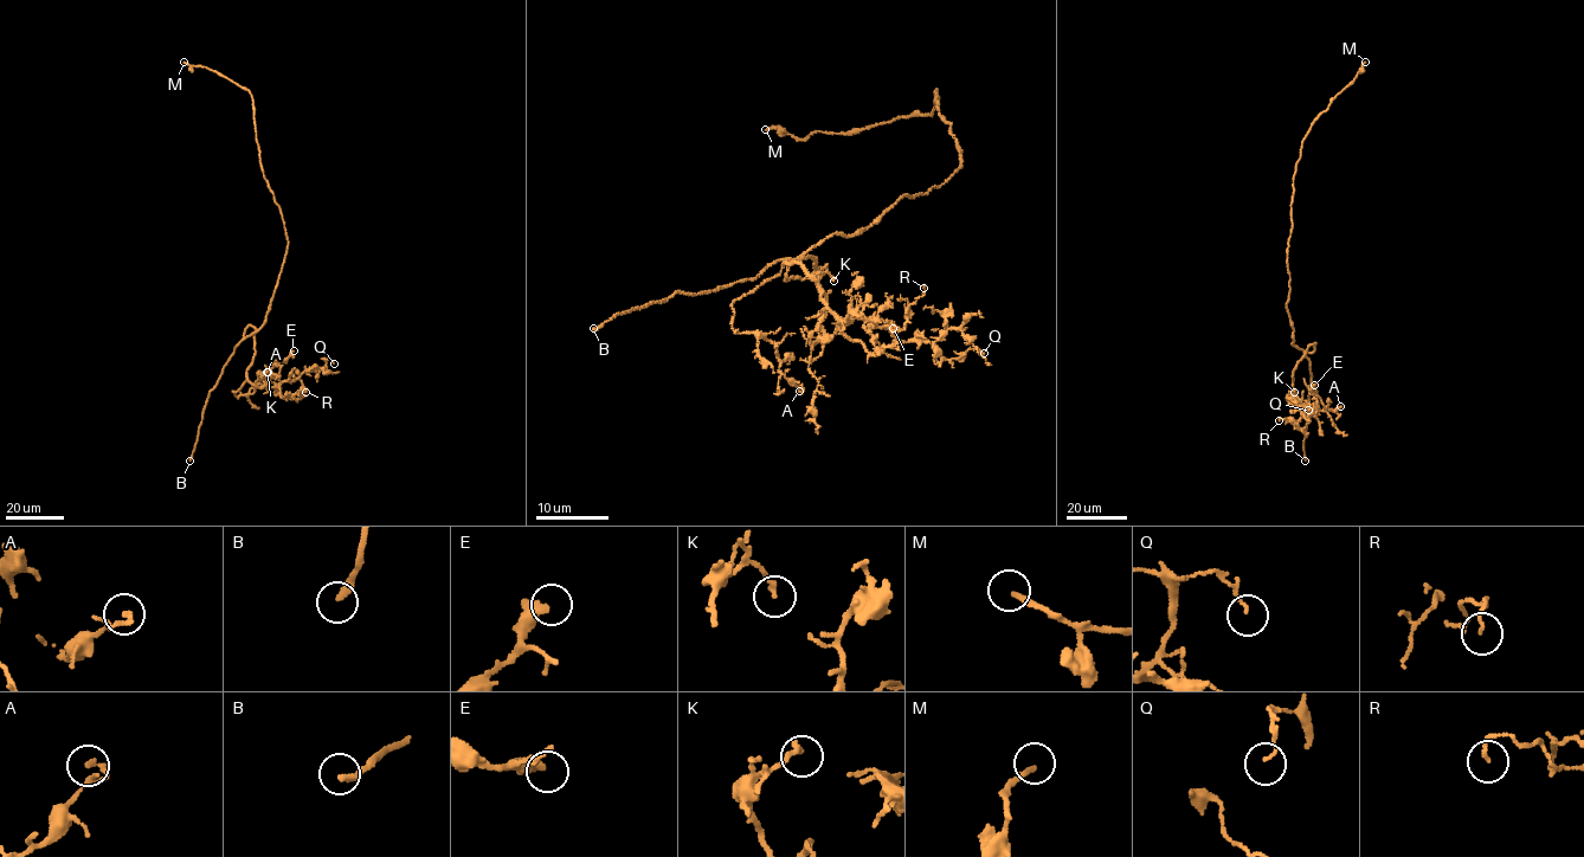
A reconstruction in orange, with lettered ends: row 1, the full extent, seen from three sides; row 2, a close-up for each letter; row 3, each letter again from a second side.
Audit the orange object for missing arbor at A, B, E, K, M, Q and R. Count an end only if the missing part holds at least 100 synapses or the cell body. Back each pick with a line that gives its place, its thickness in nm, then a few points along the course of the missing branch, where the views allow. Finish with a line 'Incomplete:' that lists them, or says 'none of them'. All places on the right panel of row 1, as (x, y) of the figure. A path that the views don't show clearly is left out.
B: Place: (1305, 461). Thickness 240 nm. Course of what is missing: (1305, 461), (1313, 496), (1335, 520)
Incomplete: B

